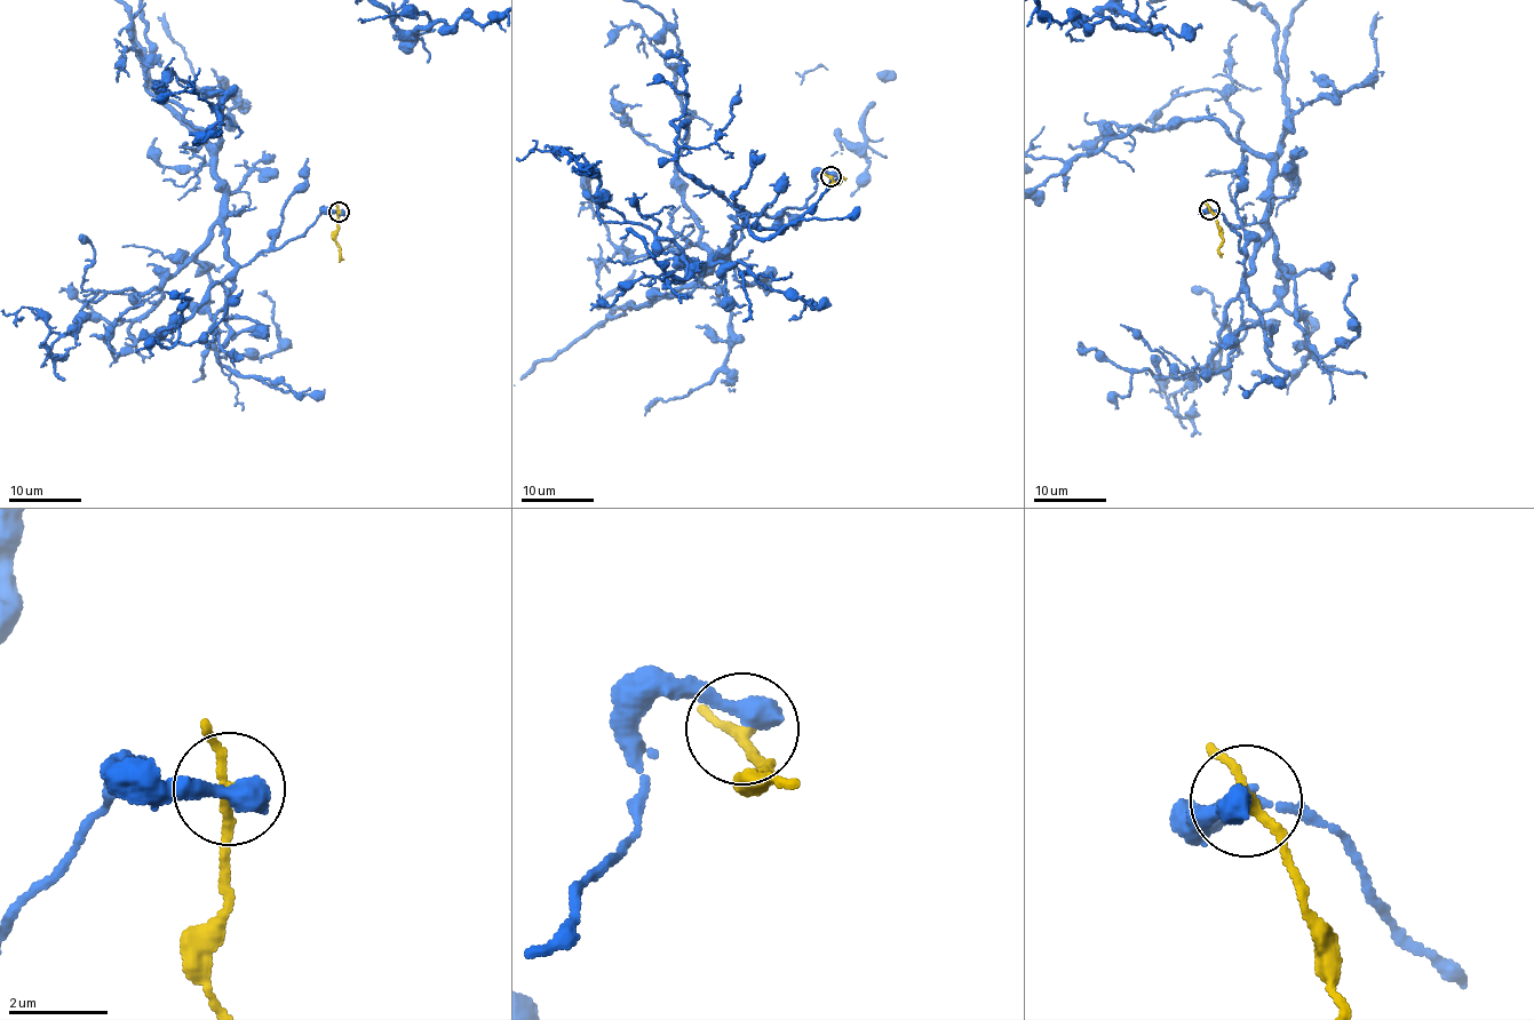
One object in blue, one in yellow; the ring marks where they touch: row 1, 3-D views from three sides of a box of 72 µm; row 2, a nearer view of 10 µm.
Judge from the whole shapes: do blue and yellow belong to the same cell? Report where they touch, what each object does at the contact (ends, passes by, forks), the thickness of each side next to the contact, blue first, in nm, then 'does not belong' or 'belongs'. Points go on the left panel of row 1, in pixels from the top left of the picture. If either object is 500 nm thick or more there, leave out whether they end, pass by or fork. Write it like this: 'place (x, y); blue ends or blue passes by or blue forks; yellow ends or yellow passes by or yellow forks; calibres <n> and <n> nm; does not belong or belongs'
place (339, 212); calibres 500 and 190 nm; does not belong

